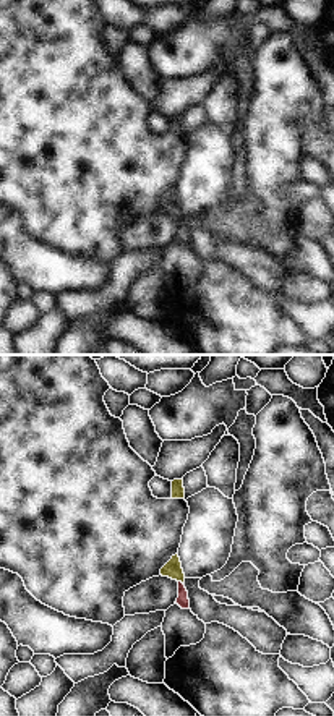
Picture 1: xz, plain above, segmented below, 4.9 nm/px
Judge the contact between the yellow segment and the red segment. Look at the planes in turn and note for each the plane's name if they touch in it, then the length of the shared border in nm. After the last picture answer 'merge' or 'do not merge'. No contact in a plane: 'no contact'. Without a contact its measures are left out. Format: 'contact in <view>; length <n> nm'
contact in xz; length 30 nm

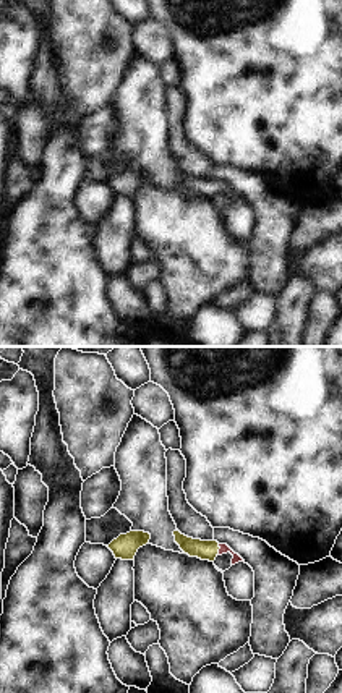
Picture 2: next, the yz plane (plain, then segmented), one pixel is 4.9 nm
contact in yz; length 60 nm

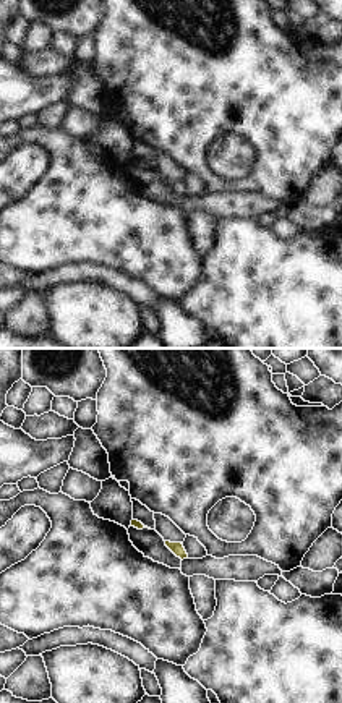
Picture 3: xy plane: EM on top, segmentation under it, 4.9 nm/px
no contact

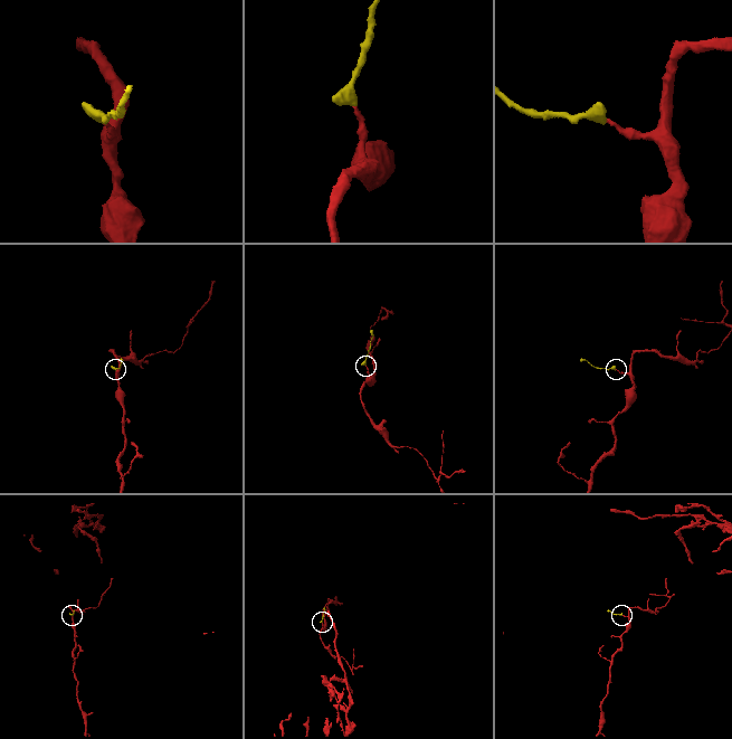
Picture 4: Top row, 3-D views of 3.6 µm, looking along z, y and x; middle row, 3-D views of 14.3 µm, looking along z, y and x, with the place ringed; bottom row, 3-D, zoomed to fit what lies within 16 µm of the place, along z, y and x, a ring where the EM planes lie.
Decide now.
merge

